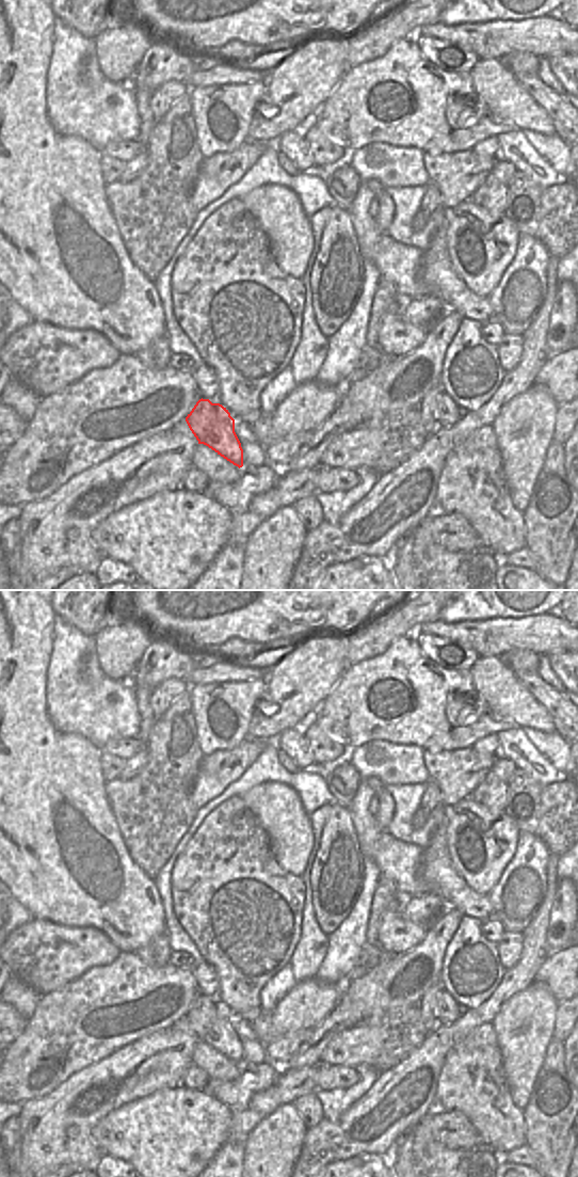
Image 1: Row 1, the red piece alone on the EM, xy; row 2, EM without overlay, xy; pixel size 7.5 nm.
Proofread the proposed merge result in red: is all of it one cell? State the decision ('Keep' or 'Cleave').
Cleave

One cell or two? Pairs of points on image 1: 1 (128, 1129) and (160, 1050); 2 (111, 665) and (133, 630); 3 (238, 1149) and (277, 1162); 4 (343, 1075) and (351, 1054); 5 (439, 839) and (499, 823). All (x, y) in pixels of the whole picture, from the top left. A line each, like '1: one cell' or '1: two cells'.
1: two cells
2: one cell
3: two cells
4: two cells
5: two cells

